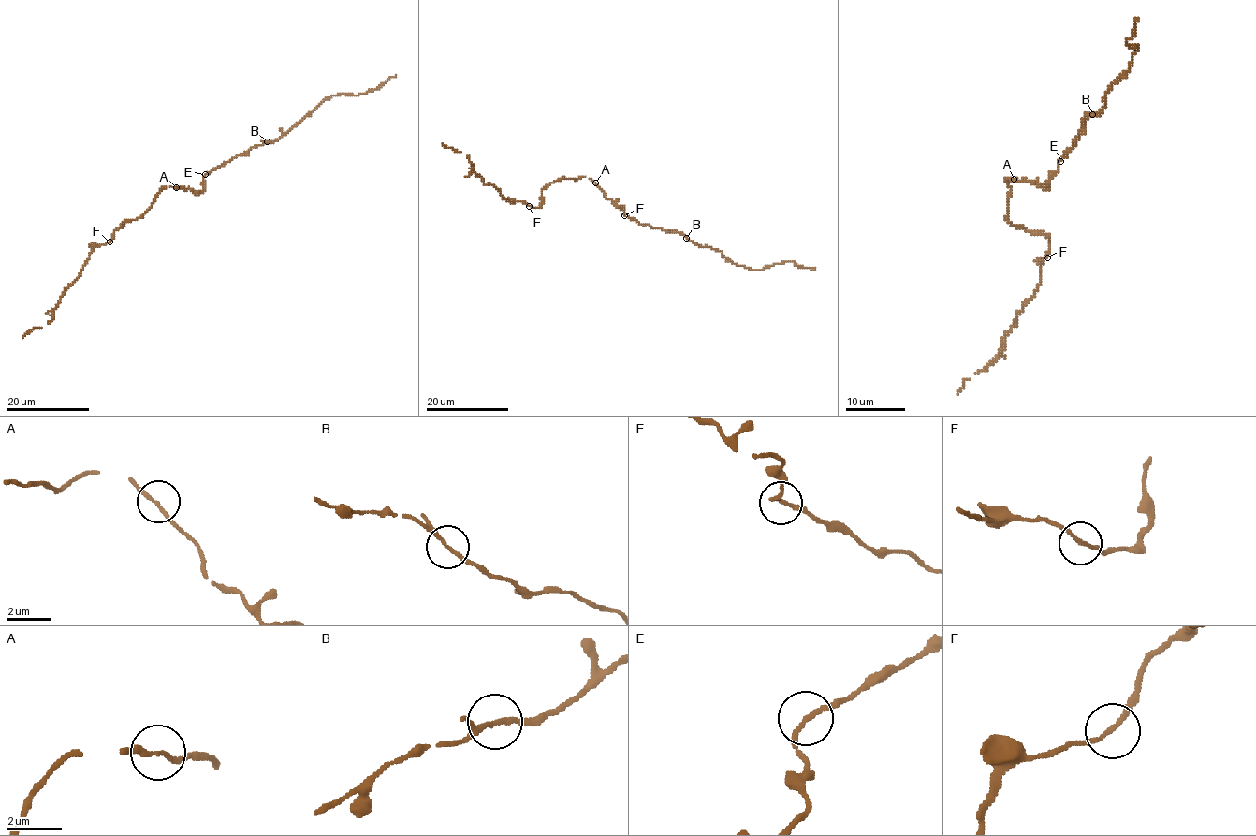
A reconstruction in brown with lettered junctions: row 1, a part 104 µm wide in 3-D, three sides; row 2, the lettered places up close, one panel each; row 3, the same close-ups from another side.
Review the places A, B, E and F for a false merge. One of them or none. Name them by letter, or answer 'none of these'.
none of these

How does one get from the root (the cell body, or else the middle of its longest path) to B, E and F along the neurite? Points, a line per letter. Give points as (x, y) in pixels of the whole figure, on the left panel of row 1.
B: (184, 188), (199, 193), (205, 188), (203, 177), (207, 173), (267, 141)
E: (184, 188), (199, 193), (205, 188), (205, 174)
F: (184, 188), (164, 187), (147, 211), (138, 218), (124, 220), (109, 242)

